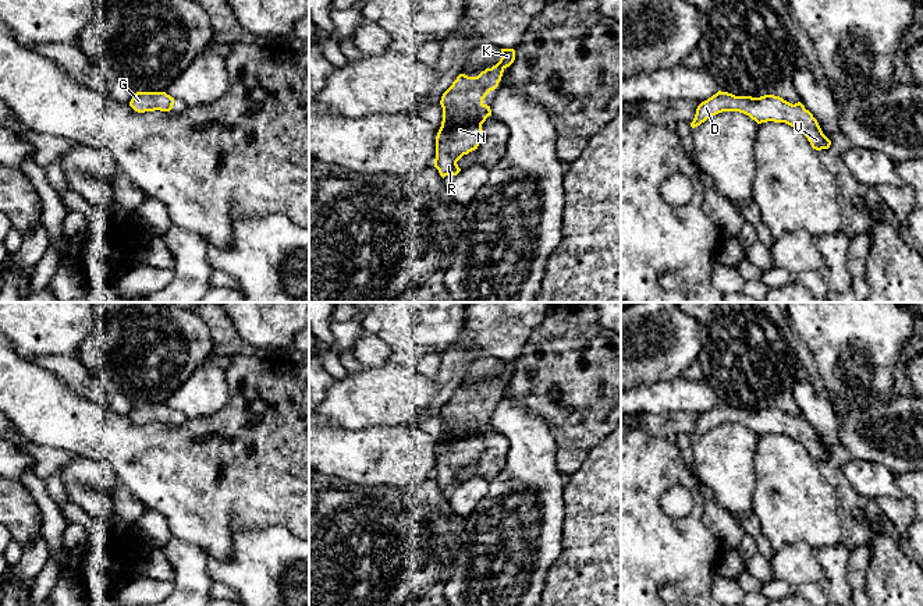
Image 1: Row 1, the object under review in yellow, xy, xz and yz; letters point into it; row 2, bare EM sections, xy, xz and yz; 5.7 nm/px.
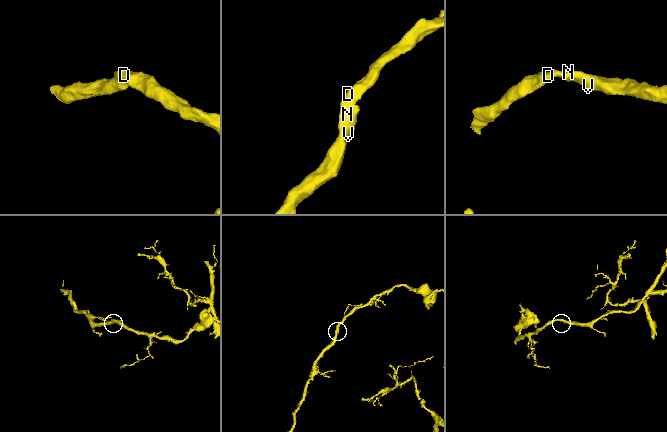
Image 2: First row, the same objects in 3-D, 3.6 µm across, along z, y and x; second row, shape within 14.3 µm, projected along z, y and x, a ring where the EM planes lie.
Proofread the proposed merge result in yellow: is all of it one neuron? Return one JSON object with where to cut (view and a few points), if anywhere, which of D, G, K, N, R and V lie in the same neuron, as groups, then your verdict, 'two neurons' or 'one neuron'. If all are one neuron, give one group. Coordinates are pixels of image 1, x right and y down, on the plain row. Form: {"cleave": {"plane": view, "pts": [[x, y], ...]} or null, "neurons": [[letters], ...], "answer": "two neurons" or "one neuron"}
{"cleave": null, "neurons": [["D", "G", "K", "N", "R", "V"]], "answer": "one neuron"}

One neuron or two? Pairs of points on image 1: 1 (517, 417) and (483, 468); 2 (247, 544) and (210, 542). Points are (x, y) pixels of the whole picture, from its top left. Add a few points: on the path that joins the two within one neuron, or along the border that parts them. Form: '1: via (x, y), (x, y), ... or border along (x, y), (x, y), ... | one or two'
1: border along (492, 426), (508, 443), (507, 463), (503, 470) | two
2: border along (258, 525), (233, 517), (230, 555), (209, 556) | two

